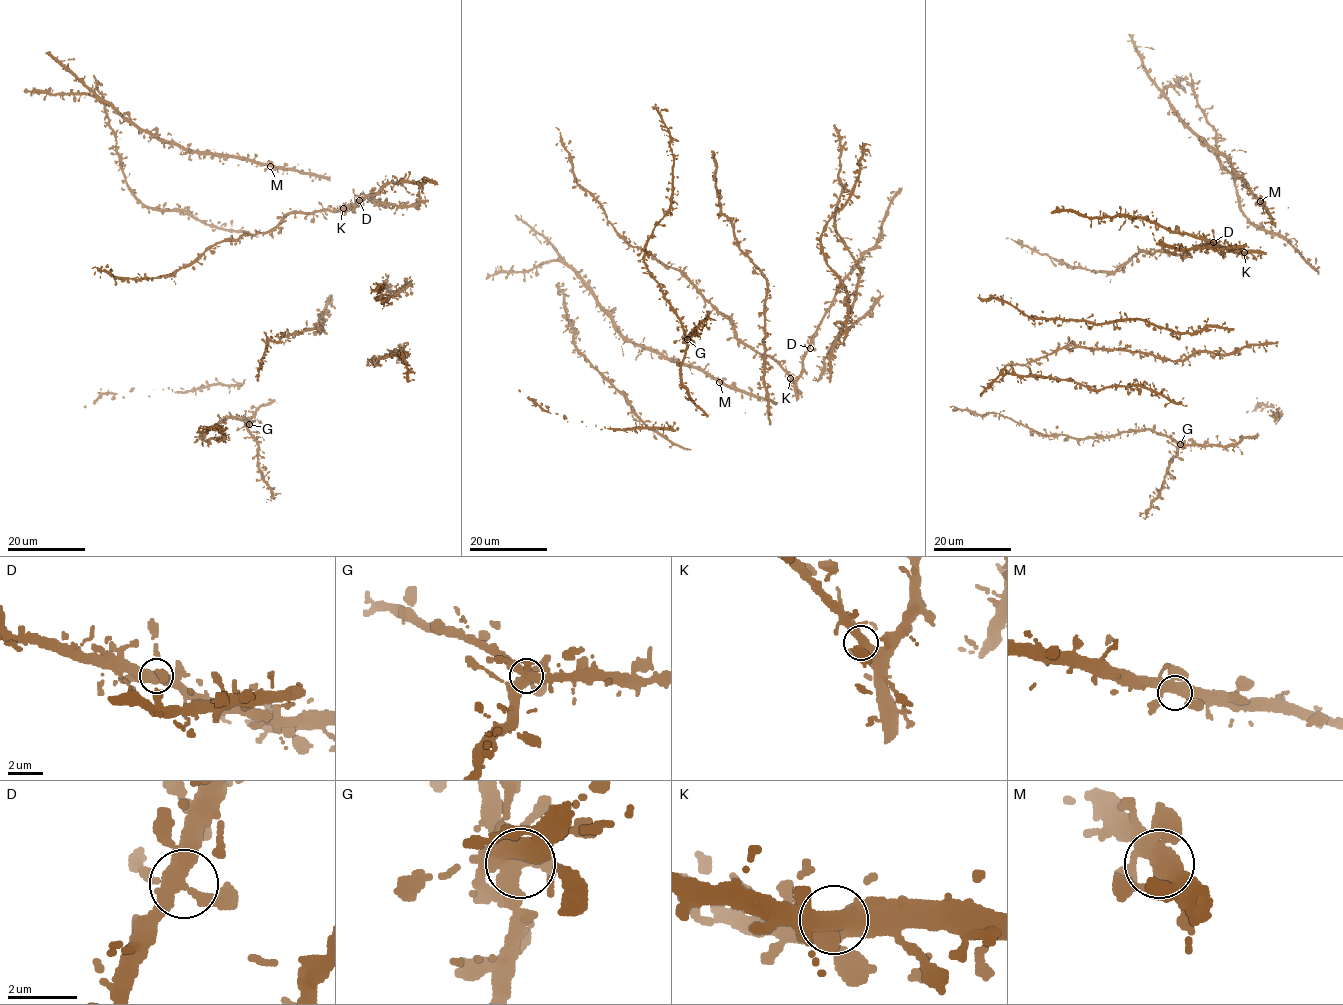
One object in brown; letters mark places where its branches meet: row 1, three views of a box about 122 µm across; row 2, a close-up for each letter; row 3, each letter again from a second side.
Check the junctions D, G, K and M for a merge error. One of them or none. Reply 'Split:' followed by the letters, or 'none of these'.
Split: G

